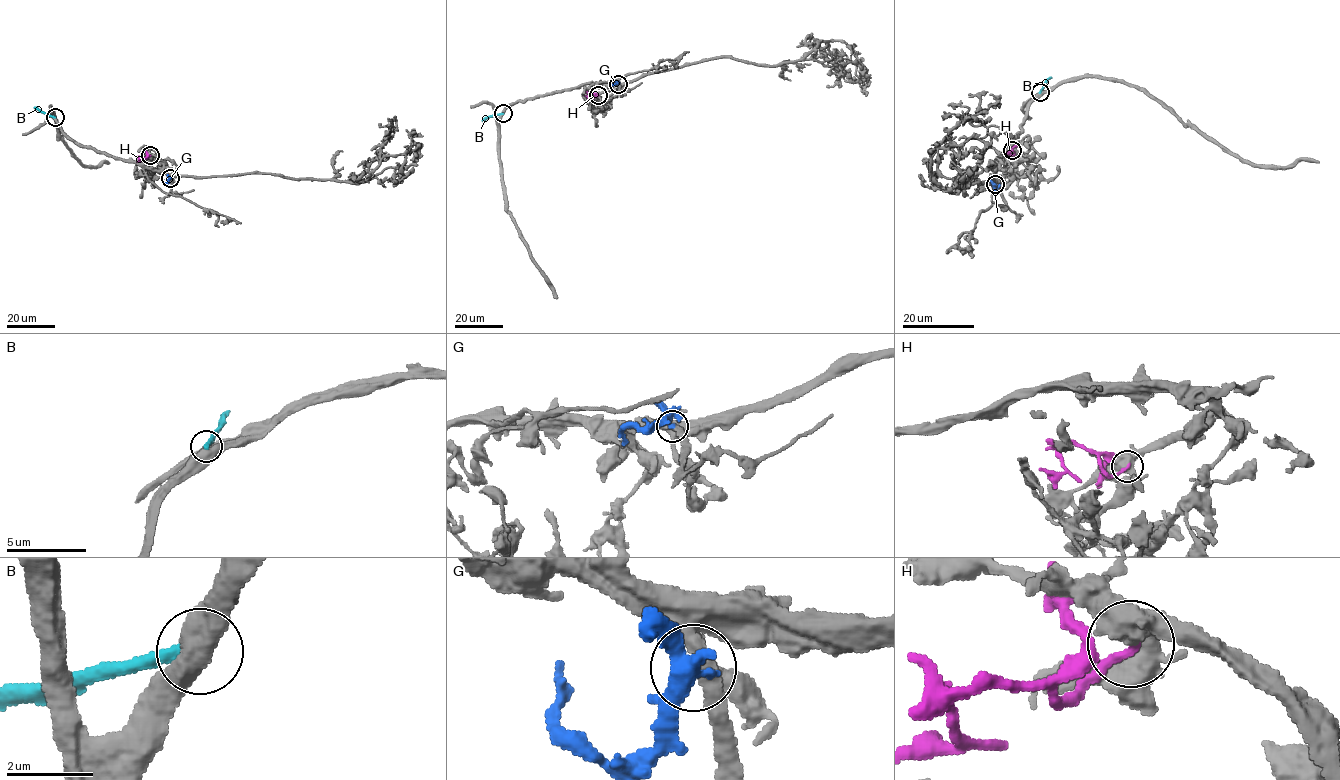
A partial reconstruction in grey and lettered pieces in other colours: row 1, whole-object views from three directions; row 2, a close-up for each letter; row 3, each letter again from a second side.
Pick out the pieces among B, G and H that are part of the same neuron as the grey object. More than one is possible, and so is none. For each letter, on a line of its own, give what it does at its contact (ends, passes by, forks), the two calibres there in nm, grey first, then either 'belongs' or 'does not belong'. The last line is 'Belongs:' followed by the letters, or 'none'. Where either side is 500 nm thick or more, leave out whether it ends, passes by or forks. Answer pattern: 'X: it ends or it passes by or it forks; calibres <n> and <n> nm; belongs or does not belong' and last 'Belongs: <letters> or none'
B: calibres 550 and 320 nm; does not belong
G: it forks; calibres 280 and 280 nm; does not belong
H: it ends; calibres 480 and 200 nm; does not belong
Belongs: none

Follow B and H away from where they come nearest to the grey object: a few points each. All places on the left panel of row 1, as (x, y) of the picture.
B: (55, 117), (34, 107)
H: (150, 155), (137, 161)

